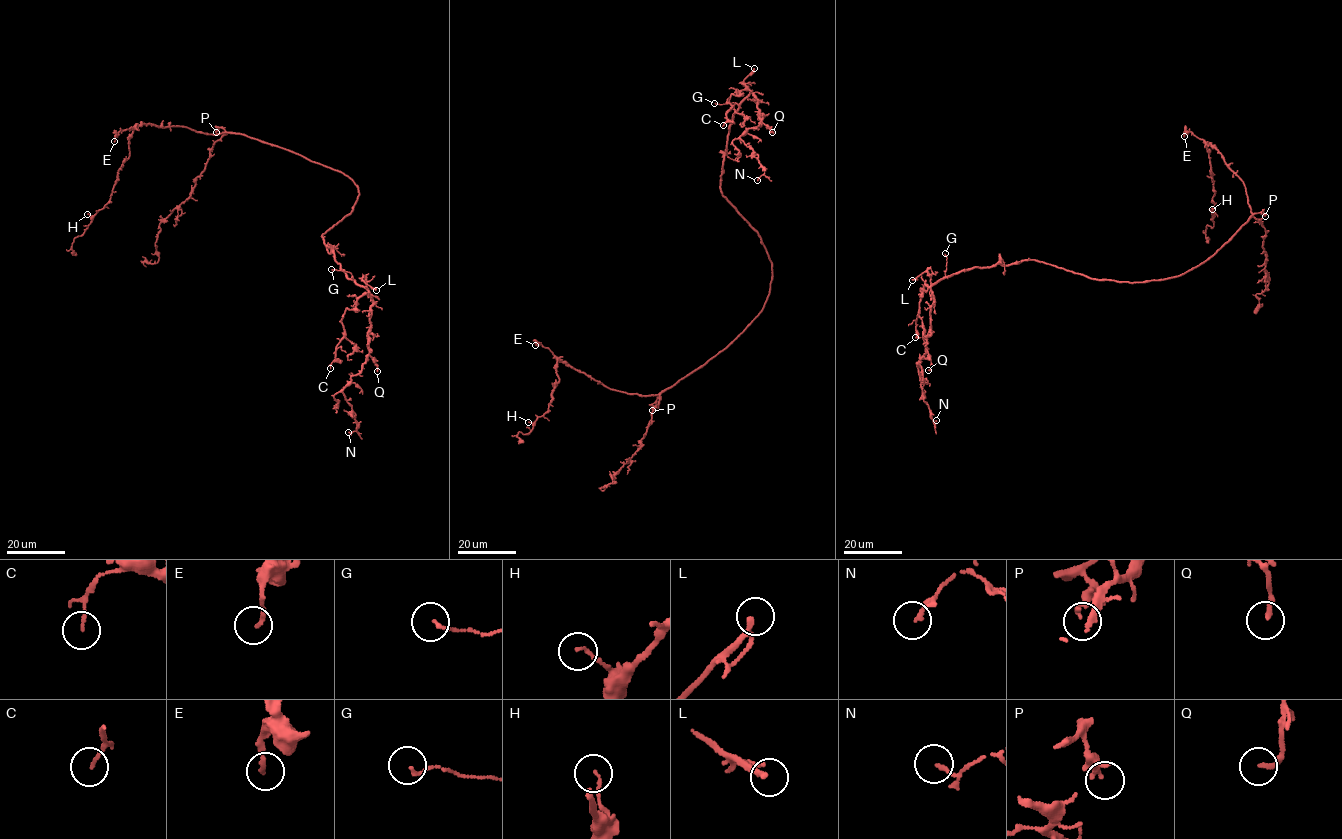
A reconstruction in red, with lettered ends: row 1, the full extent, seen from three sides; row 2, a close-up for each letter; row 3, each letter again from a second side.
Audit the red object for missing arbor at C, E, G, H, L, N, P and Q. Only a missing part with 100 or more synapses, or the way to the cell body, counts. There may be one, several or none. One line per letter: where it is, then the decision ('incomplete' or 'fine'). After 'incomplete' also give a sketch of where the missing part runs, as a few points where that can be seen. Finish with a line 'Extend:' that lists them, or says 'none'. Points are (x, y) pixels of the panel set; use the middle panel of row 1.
C: (723, 125) | fine
E: (535, 345) | fine
G: (714, 103) | fine
H: (528, 422) | fine
L: (754, 68) | incomplete | (754, 68), (760, 58), (759, 50), (734, 35), (718, 30)
N: (757, 180) | fine
P: (652, 410) | fine
Q: (772, 132) | fine
Extend: L

